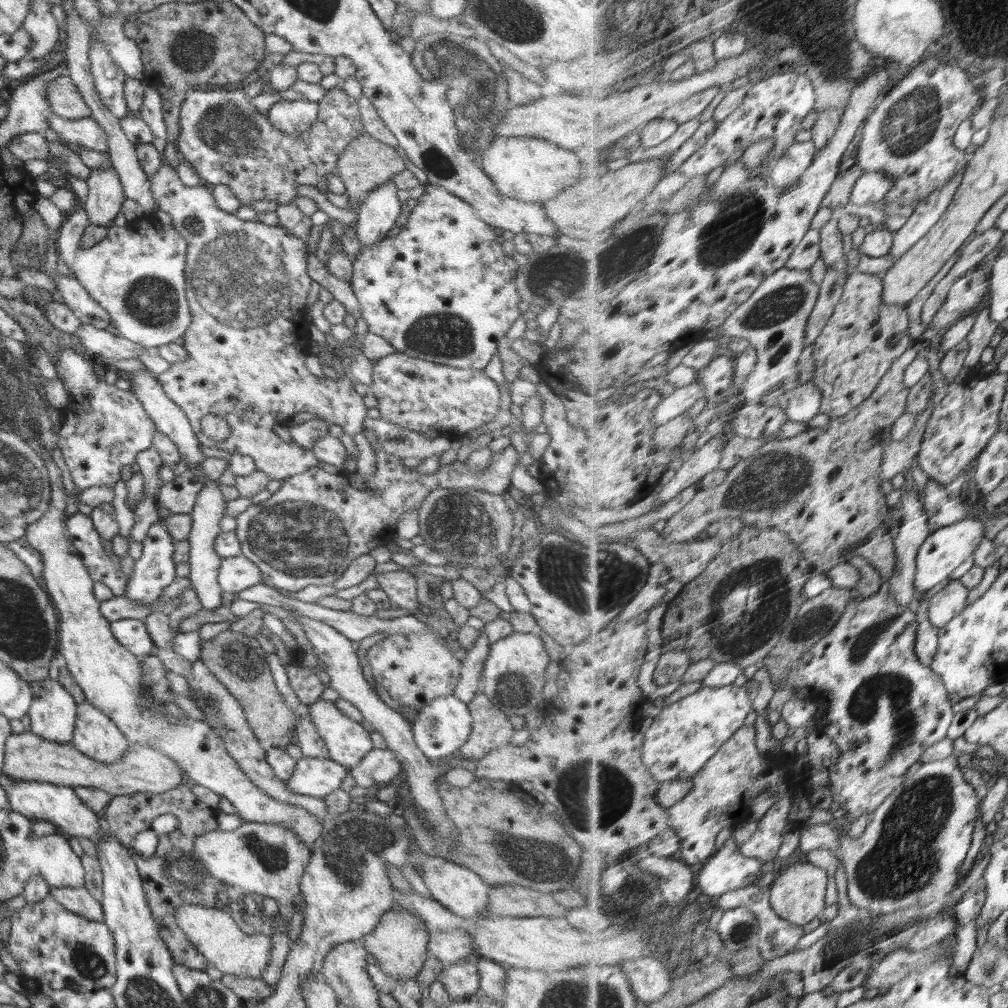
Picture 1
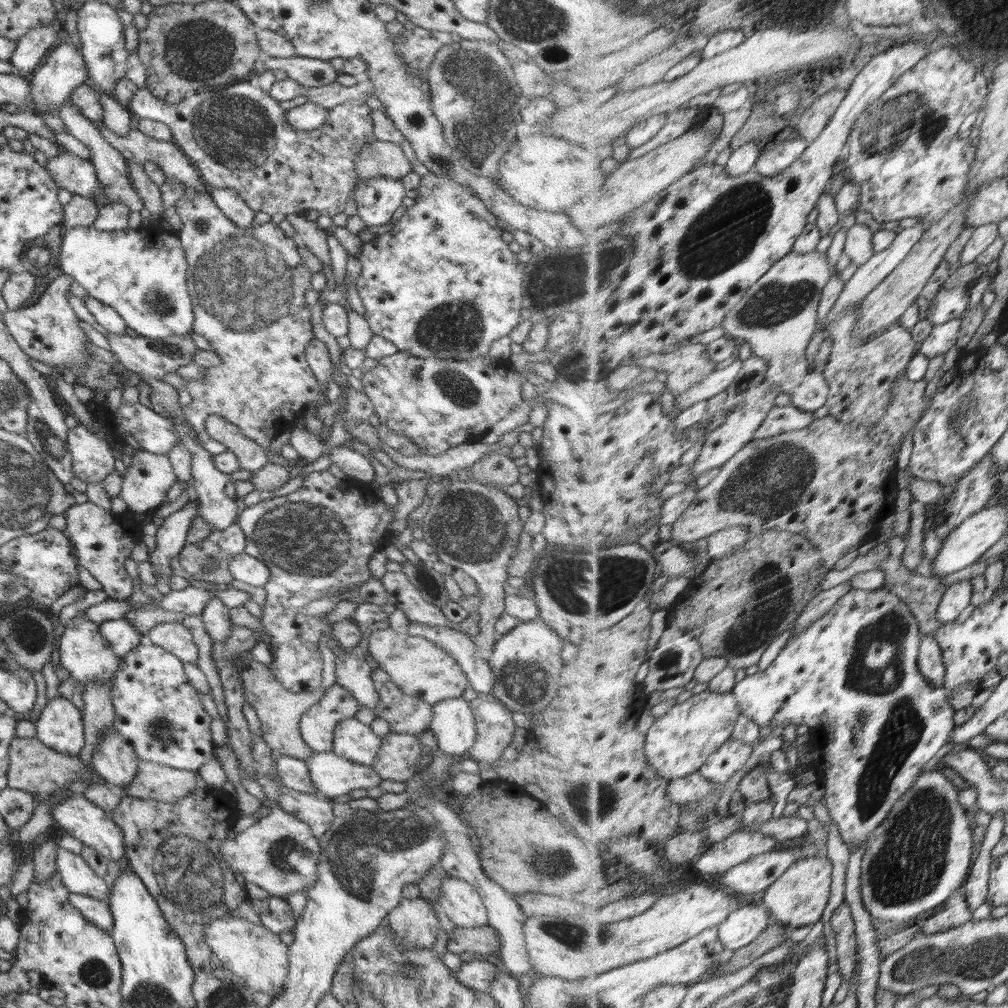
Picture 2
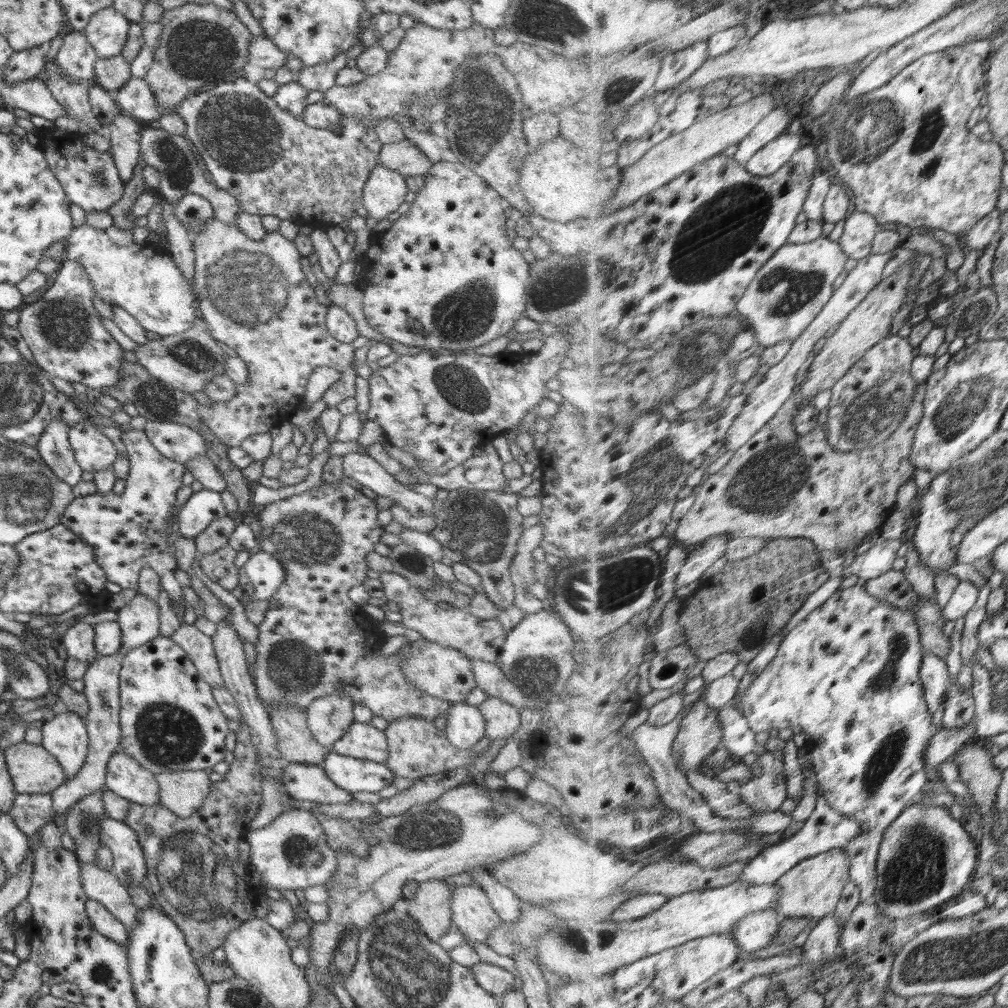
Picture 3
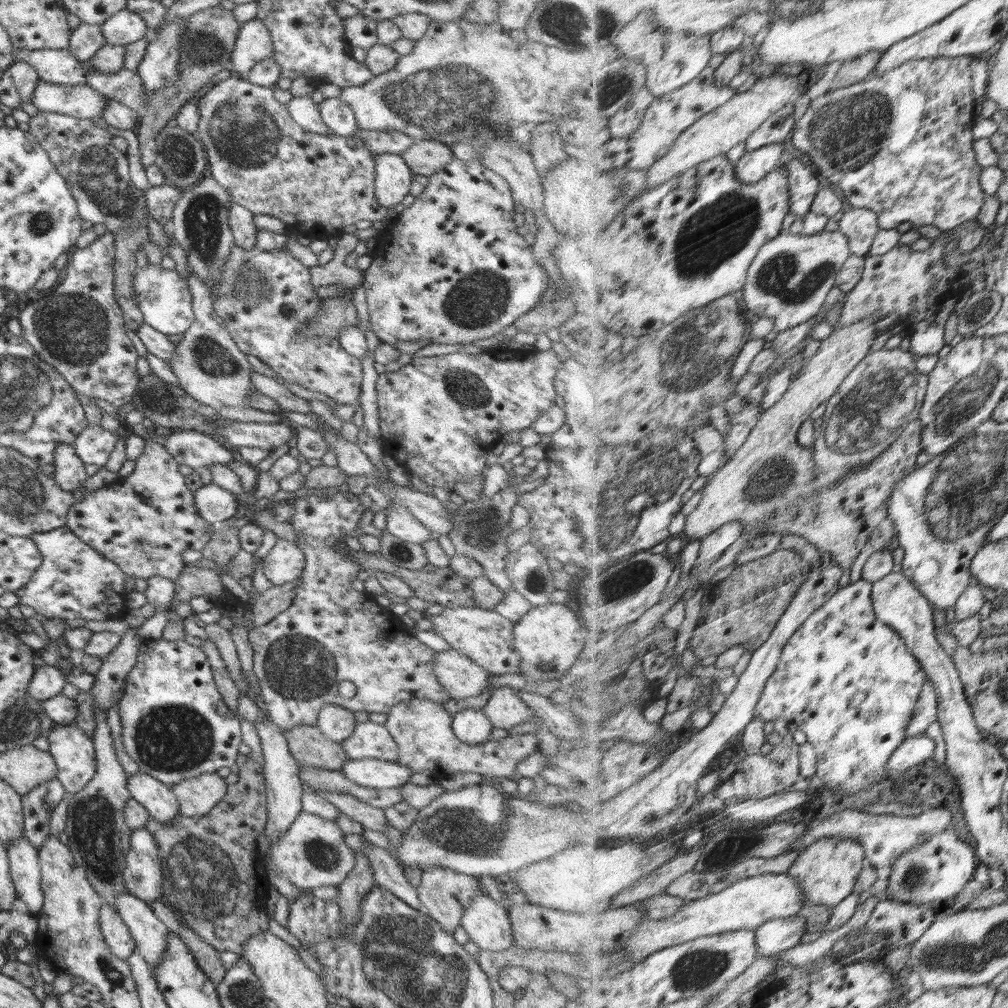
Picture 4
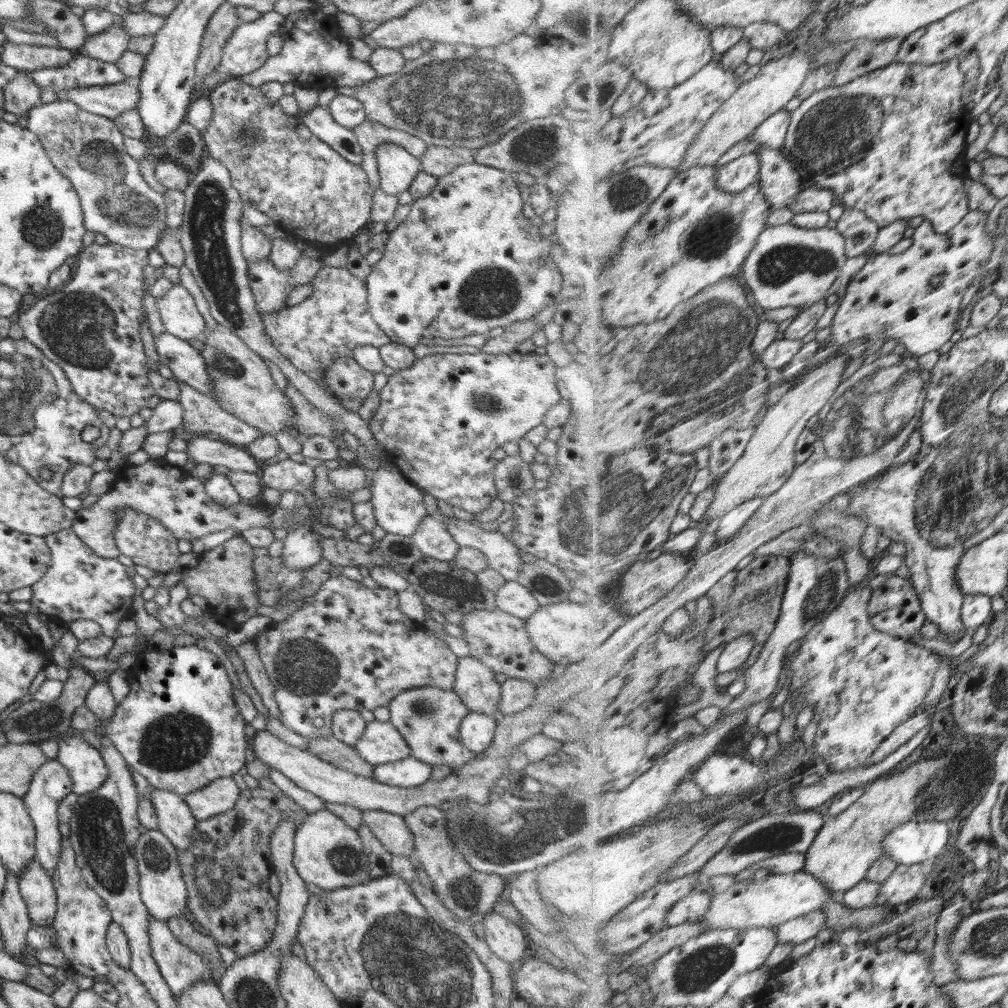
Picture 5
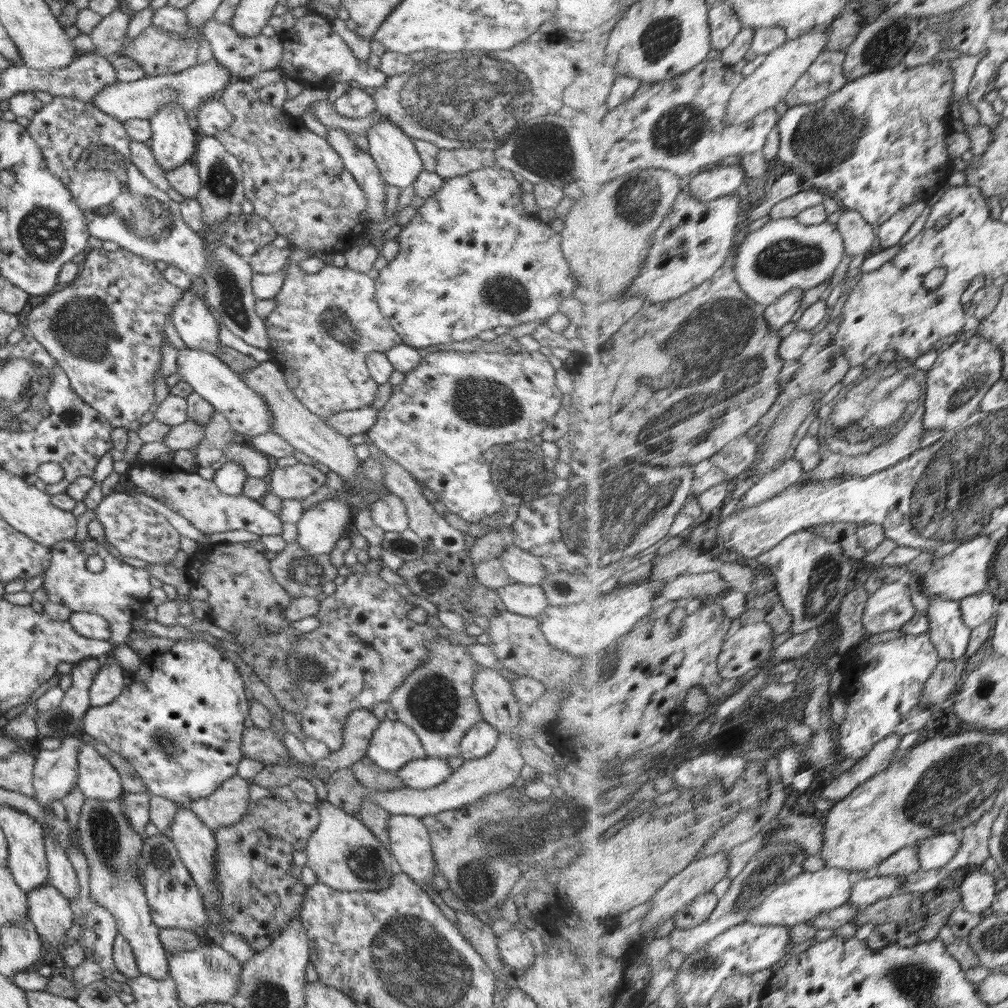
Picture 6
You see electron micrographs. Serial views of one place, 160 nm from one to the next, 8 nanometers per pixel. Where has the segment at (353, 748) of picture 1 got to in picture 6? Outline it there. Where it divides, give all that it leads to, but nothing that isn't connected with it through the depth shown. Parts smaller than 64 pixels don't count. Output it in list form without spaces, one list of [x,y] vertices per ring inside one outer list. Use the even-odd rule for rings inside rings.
[[[382,719],[369,739],[367,757],[380,768],[393,773],[407,762],[426,756],[415,732],[398,720]]]

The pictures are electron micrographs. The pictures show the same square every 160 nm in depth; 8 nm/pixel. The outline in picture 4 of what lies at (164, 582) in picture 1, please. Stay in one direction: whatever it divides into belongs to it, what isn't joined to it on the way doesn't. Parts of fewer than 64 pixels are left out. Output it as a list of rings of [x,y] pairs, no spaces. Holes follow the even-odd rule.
[[[210,483],[202,486],[193,492],[193,496],[198,516],[202,516],[204,522],[212,525],[213,530],[224,524],[224,520],[237,516],[239,503],[234,495],[216,484]]]

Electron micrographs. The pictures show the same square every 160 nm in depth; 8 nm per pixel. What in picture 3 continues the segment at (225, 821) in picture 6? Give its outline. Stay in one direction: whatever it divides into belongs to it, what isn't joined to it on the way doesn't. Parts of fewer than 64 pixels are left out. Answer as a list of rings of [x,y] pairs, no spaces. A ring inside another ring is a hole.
[[[181,770],[155,774],[159,786],[159,804],[176,816],[188,818],[202,806],[211,791],[206,771]]]

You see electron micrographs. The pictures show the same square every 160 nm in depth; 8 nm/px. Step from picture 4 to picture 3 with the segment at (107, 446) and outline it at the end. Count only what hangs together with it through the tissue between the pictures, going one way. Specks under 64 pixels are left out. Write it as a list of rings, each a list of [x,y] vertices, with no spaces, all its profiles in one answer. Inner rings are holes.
[[[89,423],[69,428],[68,440],[76,463],[82,472],[100,472],[112,467],[118,458],[114,444],[101,431],[90,428]]]

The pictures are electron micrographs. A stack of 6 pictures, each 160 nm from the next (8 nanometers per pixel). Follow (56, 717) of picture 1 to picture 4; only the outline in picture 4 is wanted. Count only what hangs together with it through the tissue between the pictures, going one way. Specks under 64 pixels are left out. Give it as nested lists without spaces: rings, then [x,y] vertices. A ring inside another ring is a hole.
[[[70,723],[70,725],[55,725],[47,736],[47,741],[49,742],[48,752],[57,764],[55,777],[62,783],[67,795],[80,792],[93,779],[97,769],[92,737],[75,723]]]

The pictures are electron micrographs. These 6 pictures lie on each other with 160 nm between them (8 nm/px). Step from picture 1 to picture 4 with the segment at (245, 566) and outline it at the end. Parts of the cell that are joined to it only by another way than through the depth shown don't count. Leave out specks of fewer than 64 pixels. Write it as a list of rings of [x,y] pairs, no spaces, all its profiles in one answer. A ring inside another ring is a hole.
[[[278,539],[262,562],[264,576],[268,578],[270,586],[282,586],[302,575],[305,556],[296,543]]]

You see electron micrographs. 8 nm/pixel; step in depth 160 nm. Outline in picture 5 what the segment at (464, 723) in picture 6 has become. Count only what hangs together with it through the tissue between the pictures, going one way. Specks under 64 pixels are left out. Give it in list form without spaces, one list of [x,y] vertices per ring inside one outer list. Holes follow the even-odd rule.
[[[435,686],[411,688],[398,693],[387,706],[390,724],[398,729],[400,735],[408,743],[411,755],[420,762],[433,766],[456,767],[479,757],[482,752],[472,752],[459,741],[459,725],[468,715],[469,708],[460,700],[454,686],[447,691]]]

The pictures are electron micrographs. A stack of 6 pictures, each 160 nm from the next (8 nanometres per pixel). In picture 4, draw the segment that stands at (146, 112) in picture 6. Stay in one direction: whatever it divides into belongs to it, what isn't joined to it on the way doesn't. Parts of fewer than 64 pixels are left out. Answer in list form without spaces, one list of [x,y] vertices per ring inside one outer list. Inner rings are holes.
[[[39,80],[30,103],[42,112],[57,112],[91,119],[103,116],[106,98],[86,84],[60,86]]]

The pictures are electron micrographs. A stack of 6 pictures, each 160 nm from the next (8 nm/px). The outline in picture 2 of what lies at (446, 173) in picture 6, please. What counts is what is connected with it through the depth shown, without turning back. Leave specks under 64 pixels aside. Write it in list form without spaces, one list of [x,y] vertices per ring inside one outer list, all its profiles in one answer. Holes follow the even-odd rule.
[[[376,139],[367,146],[363,146],[359,152],[357,184],[363,180],[381,176],[400,179],[412,171],[412,163],[406,158],[399,144]]]

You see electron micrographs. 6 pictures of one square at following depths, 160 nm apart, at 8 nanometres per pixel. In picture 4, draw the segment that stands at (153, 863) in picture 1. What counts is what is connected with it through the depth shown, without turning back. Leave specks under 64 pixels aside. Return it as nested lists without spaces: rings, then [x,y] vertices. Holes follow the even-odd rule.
[[[249,754],[246,756],[246,763],[239,768],[238,783],[246,786],[248,794],[242,794],[248,800],[256,794],[262,798],[262,806],[256,806],[262,812],[256,812],[256,818],[244,816],[242,826],[216,826],[216,832],[226,834],[214,834],[214,824],[204,824],[202,816],[187,817],[180,814],[167,824],[149,816],[145,824],[145,829],[154,835],[161,852],[163,902],[173,909],[183,925],[219,954],[229,951],[240,956],[242,945],[248,941],[248,937],[269,932],[266,901],[270,884],[257,843],[269,815],[265,808],[267,801],[263,766]]]

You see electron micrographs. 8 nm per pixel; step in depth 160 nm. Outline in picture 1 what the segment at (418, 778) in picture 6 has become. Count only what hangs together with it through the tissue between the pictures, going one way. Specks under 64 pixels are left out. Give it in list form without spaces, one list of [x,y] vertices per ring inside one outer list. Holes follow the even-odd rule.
[[[302,757],[297,760],[294,772],[288,780],[284,780],[289,789],[296,794],[324,799],[334,790],[341,788],[344,778],[351,770],[326,758]]]

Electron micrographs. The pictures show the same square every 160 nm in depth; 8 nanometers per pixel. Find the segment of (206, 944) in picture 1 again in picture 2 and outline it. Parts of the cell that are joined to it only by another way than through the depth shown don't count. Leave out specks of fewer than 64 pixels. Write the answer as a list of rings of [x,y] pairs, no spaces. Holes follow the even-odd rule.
[[[234,917],[212,920],[204,927],[204,940],[222,963],[221,968],[232,973],[249,990],[268,994],[273,999],[282,993],[288,975],[288,946],[278,935],[268,932],[260,922],[254,924]]]

